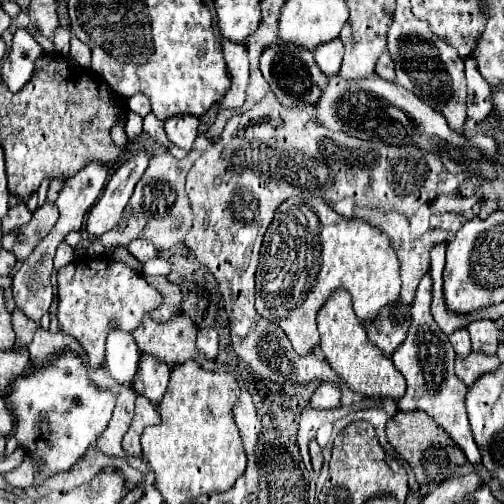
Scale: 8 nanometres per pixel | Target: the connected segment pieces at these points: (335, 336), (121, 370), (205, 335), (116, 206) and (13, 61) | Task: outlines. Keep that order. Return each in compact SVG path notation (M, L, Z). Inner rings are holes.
M336 288L332 296L318 310L318 330L320 330L320 348L326 356L326 362L338 372L338 376L354 390L356 394L368 398L388 396L398 400L406 390L406 380L400 370L392 364L392 358L384 356L378 346L374 346L368 336L364 324L358 320L352 298L344 288Z
M110 328L106 338L106 356L104 364L118 382L132 382L138 368L140 352L130 332Z
M204 328L198 332L198 348L208 358L214 358L218 354L218 332L214 328Z
M140 152L132 156L128 162L124 162L120 168L116 168L102 196L88 212L86 232L90 234L90 238L100 238L104 232L112 230L112 226L118 224L120 210L124 210L124 206L128 204L128 198L132 196L136 182L144 174L148 160L150 158L144 152Z
M18 30L12 38L12 48L10 48L6 60L2 62L4 84L12 92L20 90L28 82L28 78L32 78L36 58L40 58L40 56L44 56L44 50L32 38L32 34L28 34L26 30Z

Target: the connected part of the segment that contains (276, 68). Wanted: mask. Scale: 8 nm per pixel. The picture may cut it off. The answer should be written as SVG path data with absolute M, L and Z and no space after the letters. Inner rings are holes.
M272 42L268 50L262 52L260 56L260 70L264 78L270 84L270 90L276 94L280 104L284 106L296 106L296 104L312 104L320 96L320 86L328 82L328 76L316 66L314 54L308 48L300 48L296 44L286 44L286 42Z

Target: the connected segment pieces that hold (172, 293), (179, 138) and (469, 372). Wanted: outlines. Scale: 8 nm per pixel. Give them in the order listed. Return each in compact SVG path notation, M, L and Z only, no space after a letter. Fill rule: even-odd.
M144 276L164 298L164 302L152 310L152 318L166 322L172 314L180 312L180 304L182 304L182 294L178 290L178 286L174 286L166 276Z
M188 114L172 116L166 120L166 134L172 144L190 150L198 136L198 124L200 124L200 120L192 118Z
M470 352L466 358L460 358L456 354L456 362L454 362L454 372L456 376L466 384L472 386L472 382L476 378L480 378L480 374L486 374L488 370L494 370L500 364L498 356L494 354L484 354L484 352Z

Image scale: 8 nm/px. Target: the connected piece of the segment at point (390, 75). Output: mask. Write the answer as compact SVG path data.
M384 52L378 58L378 62L376 62L376 74L380 74L386 80L394 80L396 74L394 74L394 66L392 66L392 60L390 60L390 54L388 52Z

